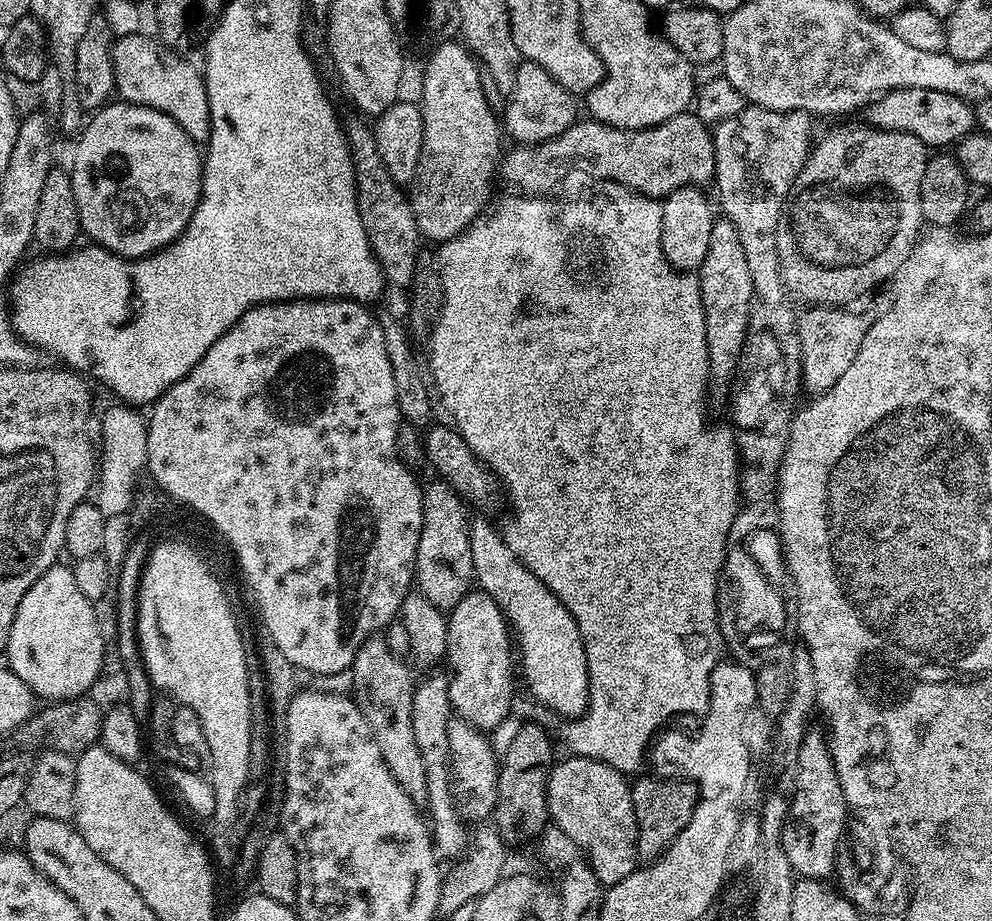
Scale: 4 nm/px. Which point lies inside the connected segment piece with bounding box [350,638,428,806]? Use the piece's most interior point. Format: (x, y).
(382, 686)

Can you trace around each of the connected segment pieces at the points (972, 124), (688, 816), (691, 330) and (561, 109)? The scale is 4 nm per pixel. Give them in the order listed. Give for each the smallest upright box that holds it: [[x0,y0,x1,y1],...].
[[867,88,976,150],[632,775,698,862],[426,183,742,774],[502,60,577,146]]

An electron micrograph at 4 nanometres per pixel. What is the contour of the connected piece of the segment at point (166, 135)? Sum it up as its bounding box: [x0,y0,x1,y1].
[70,102,204,260]

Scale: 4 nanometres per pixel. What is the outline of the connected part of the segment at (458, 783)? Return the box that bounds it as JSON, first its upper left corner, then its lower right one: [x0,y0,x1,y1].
[450,718,500,825]

